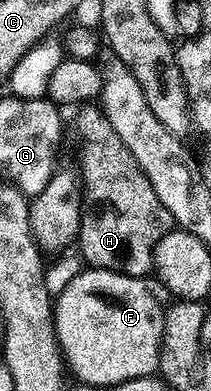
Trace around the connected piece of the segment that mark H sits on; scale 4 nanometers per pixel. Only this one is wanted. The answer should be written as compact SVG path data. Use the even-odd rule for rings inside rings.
M84 106L77 112L80 112L76 116L76 136L80 139L78 179L82 185L78 249L84 255L83 263L127 276L147 277L152 272L153 244L173 231L170 210L158 202L154 186L150 186L138 162L134 162L134 154L126 150L126 142L110 126L104 109Z

